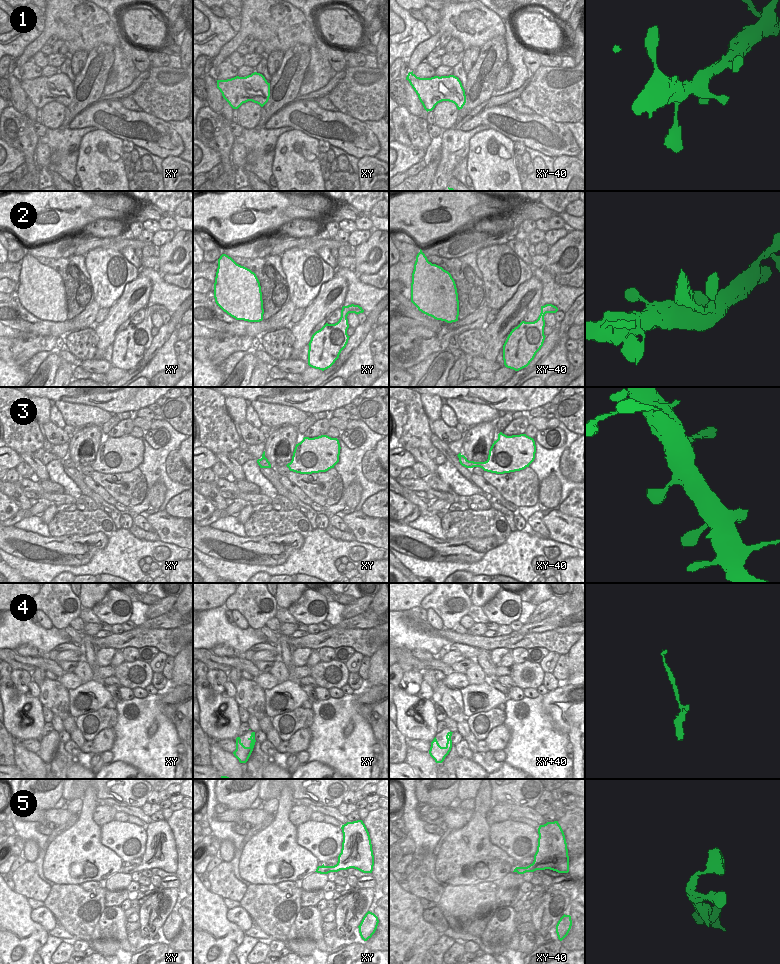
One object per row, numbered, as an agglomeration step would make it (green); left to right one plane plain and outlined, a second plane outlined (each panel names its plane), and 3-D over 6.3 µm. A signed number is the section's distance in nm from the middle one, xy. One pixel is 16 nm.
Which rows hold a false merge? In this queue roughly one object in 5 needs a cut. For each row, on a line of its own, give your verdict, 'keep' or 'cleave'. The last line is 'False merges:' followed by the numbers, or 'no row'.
1: keep
2: keep
3: keep
4: keep
5: keep
False merges: no row

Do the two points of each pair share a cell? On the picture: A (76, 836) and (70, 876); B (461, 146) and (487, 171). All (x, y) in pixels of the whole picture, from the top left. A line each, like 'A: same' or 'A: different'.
A: same
B: different

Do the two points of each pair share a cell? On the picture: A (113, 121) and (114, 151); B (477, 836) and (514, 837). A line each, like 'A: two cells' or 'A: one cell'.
A: two cells
B: two cells

